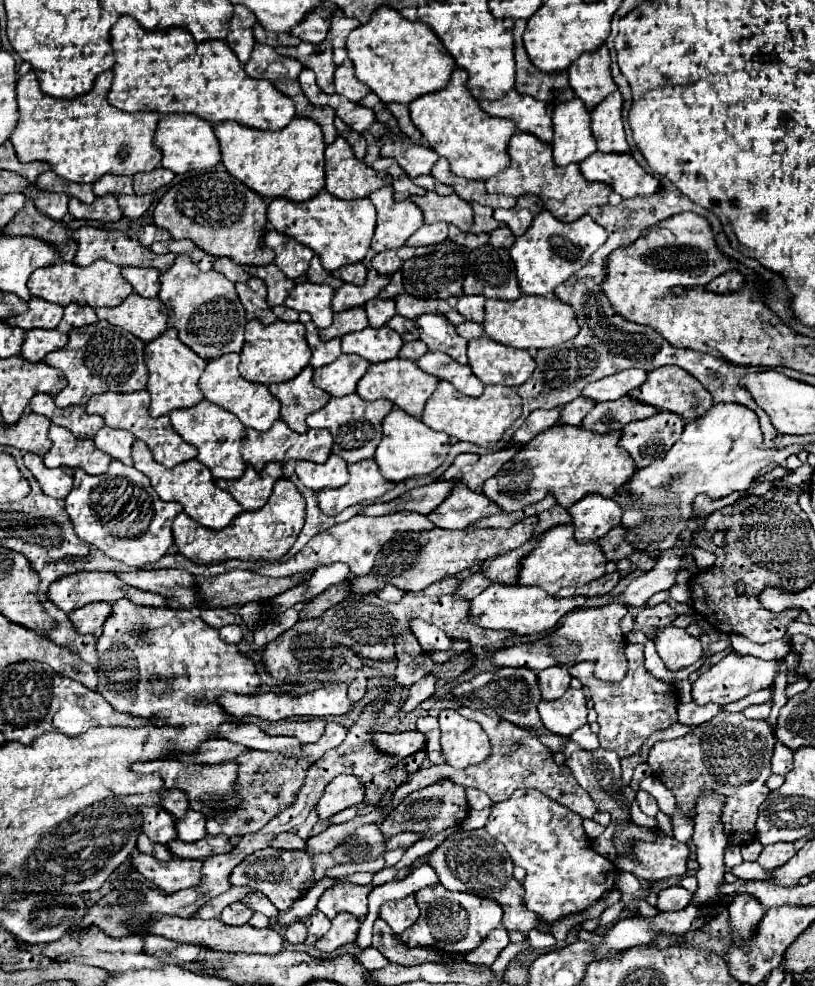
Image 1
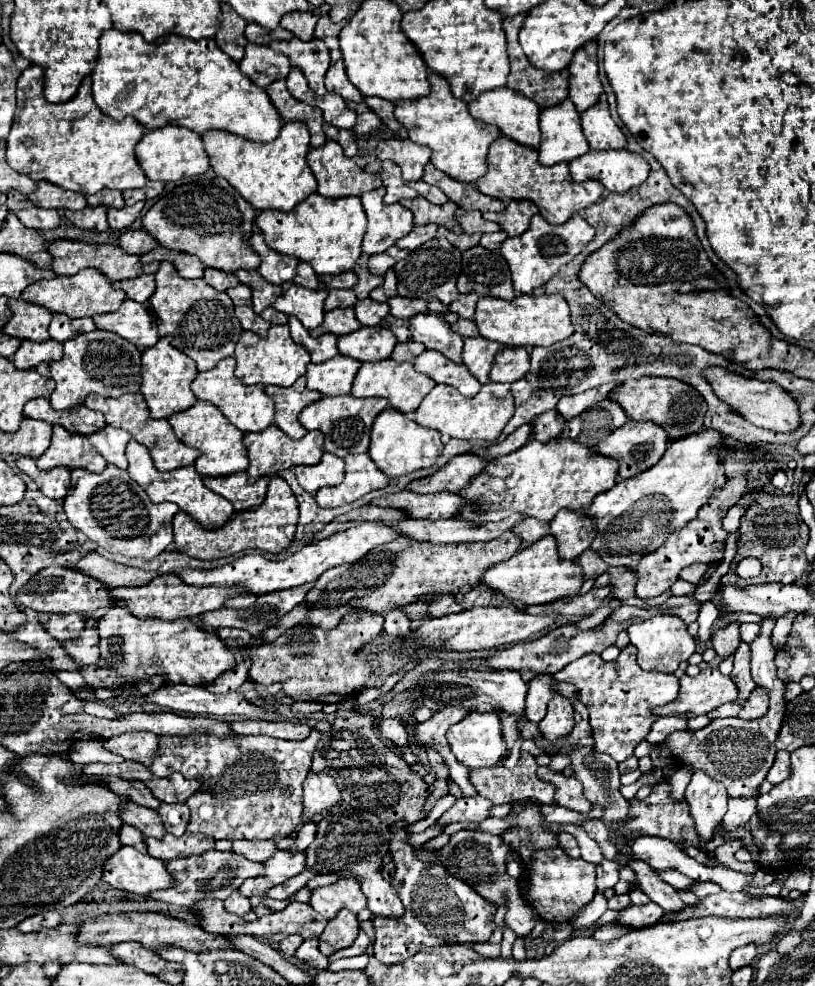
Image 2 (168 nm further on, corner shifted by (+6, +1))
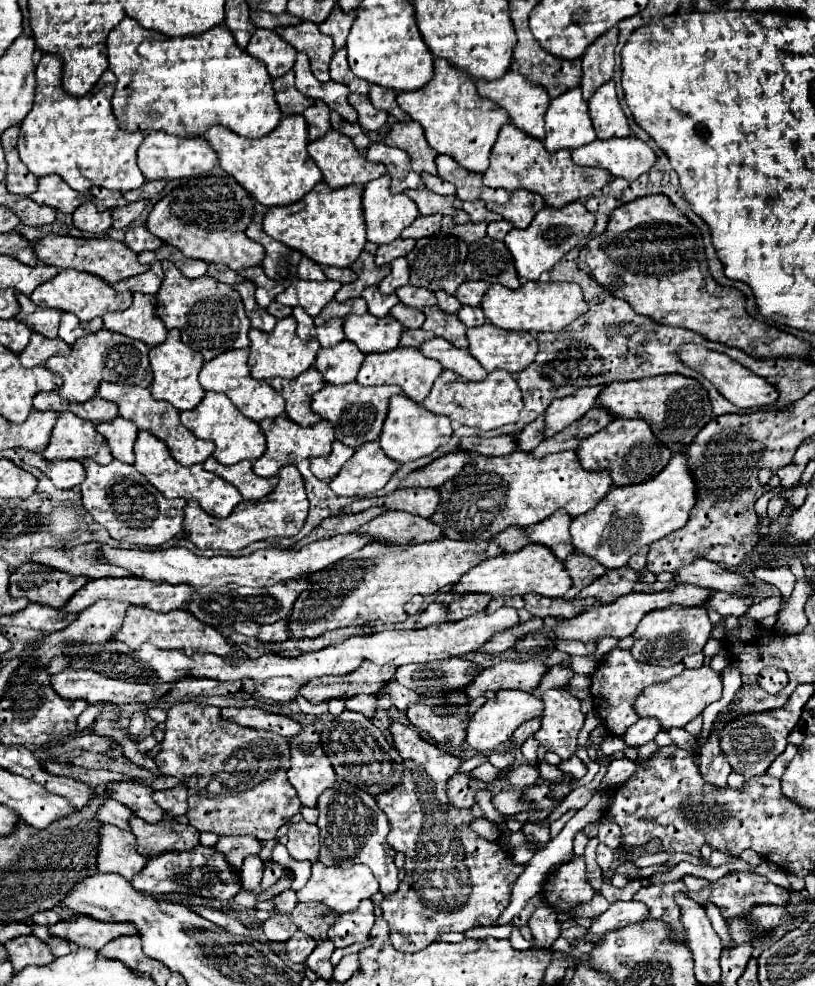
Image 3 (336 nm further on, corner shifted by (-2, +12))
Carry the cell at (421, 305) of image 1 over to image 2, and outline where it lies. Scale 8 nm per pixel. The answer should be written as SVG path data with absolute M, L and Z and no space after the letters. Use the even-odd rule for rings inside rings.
M391 297L389 301L391 307L391 315L399 317L399 319L409 319L417 313L425 313L427 311L427 301L423 299L407 299L407 297Z

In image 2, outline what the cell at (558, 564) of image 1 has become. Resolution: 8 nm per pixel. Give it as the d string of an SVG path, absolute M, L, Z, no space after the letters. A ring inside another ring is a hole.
M543 537L527 549L517 551L511 559L489 567L483 573L481 583L485 583L491 591L503 593L507 599L521 601L523 605L543 605L557 599L571 597L583 585L583 577L579 565L573 561L561 561L557 555L557 545L553 537Z

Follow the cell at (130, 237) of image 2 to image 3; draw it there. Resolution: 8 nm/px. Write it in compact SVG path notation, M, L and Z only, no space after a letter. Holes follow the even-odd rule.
M129 226L125 232L125 242L133 252L157 250L163 244L163 240L153 236L145 226Z

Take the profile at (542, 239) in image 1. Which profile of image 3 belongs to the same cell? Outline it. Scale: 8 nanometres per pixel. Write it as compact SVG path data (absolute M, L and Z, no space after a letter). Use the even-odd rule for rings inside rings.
M571 202L561 210L545 206L535 214L533 222L525 230L513 228L503 242L513 254L515 268L521 282L539 280L543 272L549 272L571 248L575 248L583 238L587 238L593 226L595 226L595 216L581 202Z

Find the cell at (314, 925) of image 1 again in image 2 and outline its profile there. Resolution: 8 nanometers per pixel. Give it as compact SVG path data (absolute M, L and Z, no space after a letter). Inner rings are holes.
M317 939L303 941L303 945L295 953L295 957L297 957L297 961L311 965L313 969L327 969L327 965L329 965L327 957L323 957L323 953L317 949Z

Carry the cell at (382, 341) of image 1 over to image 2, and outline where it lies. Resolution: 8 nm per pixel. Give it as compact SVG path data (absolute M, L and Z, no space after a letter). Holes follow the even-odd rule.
M381 325L361 327L361 329L347 333L347 335L341 335L337 339L339 353L353 357L361 363L389 359L395 345L397 345L395 335Z

